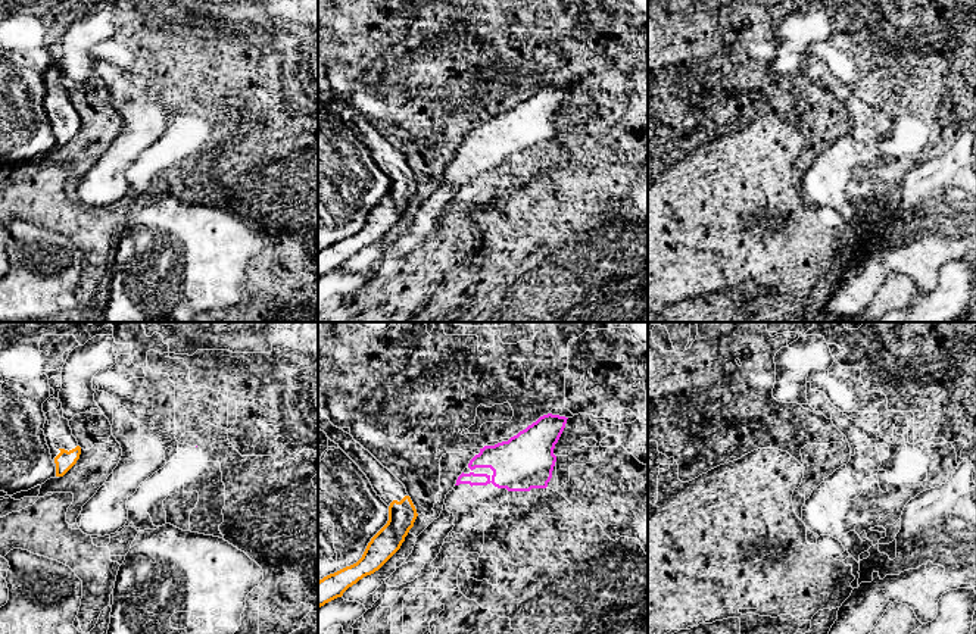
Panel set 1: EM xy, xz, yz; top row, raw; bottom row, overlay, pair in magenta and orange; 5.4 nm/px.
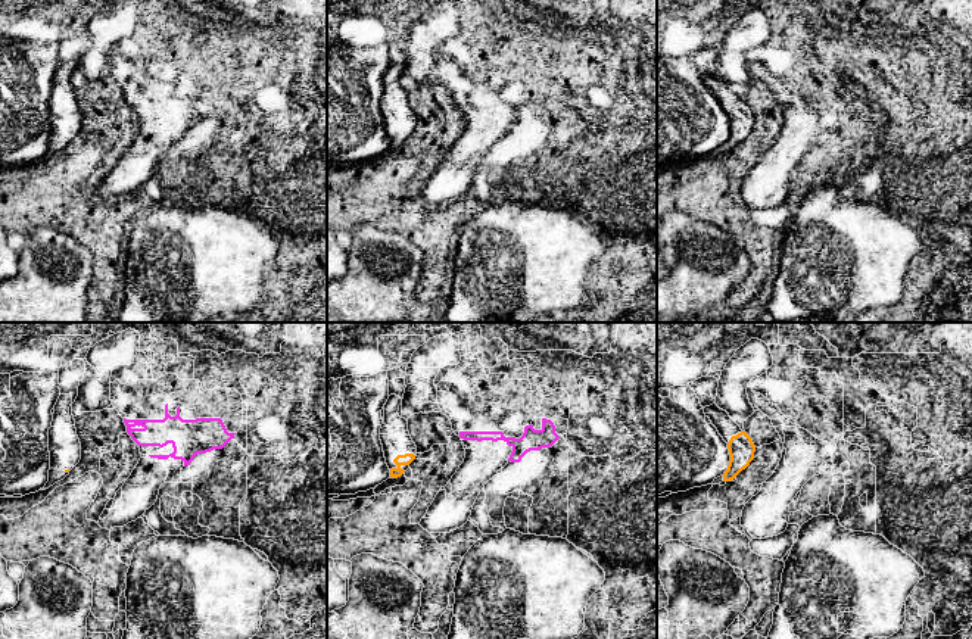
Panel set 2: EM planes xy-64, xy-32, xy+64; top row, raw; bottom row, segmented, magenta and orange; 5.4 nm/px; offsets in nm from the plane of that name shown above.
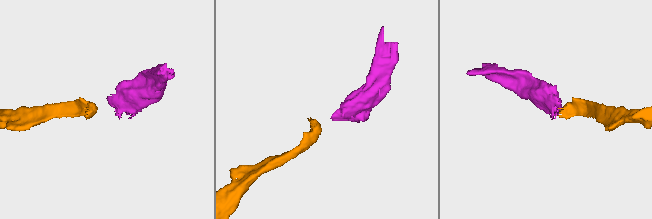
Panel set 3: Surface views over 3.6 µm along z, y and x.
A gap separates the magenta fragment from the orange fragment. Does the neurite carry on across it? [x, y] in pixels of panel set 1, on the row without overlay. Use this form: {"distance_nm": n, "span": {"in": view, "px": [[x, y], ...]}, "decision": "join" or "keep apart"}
{"distance_nm": 260, "span": {"in": "xz", "px": [[455, 155], [414, 177]]}, "decision": "keep apart"}

